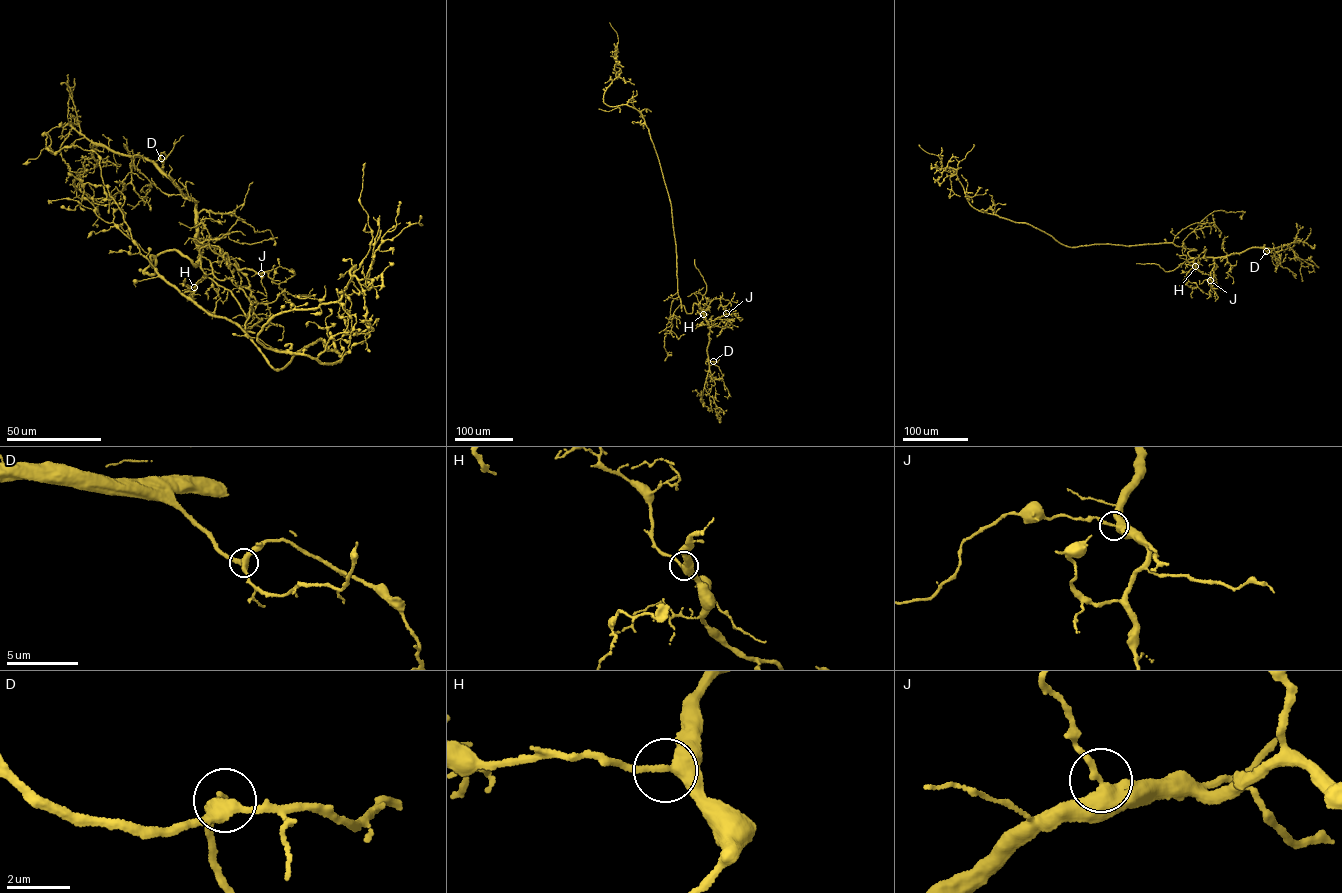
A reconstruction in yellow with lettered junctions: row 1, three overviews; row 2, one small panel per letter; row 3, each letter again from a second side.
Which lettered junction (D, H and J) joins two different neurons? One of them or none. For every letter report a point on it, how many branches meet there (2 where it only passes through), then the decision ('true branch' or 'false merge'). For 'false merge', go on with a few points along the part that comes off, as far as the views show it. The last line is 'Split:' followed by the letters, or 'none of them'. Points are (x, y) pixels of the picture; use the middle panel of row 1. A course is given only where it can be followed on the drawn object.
D: at (713, 361); 3 branches meet; true branch
H: at (703, 314); 3 branches meet; true branch
J: at (726, 313); 3 branches meet; true branch
Split: none of them

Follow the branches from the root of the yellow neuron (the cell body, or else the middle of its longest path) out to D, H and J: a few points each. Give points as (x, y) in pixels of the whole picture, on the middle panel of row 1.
D: (674, 232), (681, 308), (692, 313), (694, 303), (702, 312), (709, 330), (708, 359), (713, 361)
H: (674, 232), (681, 308), (681, 304), (686, 312), (692, 313), (695, 303), (702, 310), (706, 309), (703, 314)
J: (674, 232), (681, 308), (681, 304), (686, 312), (692, 313), (696, 304), (709, 322), (726, 314)

